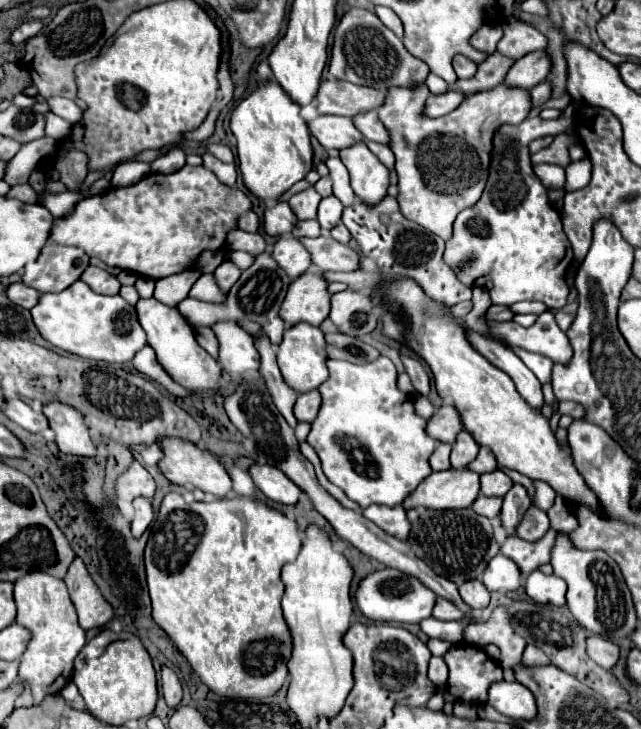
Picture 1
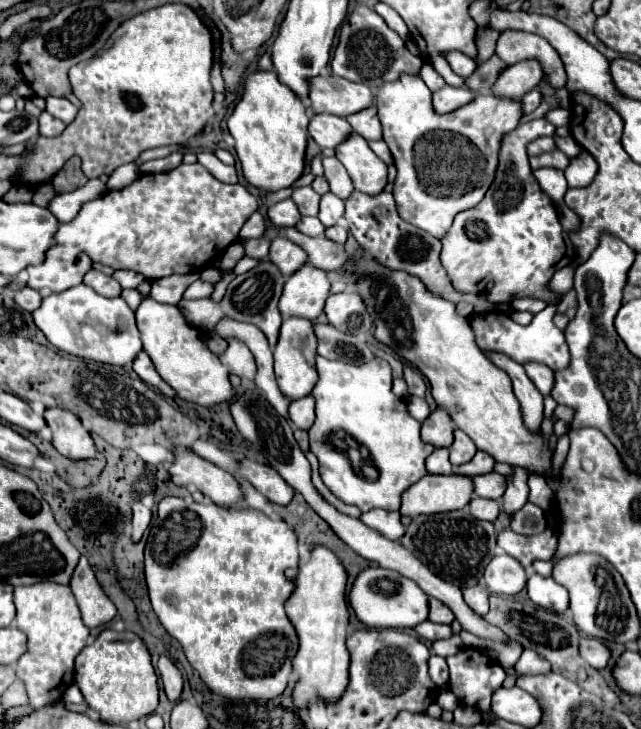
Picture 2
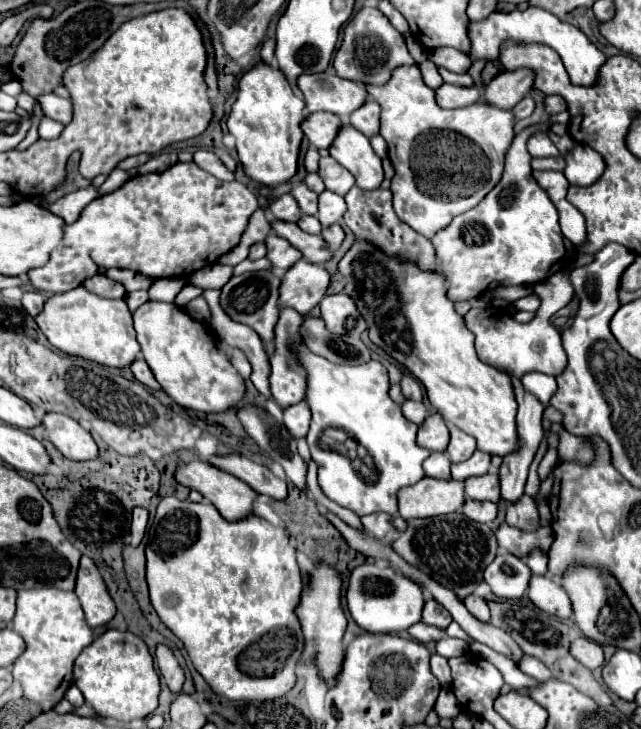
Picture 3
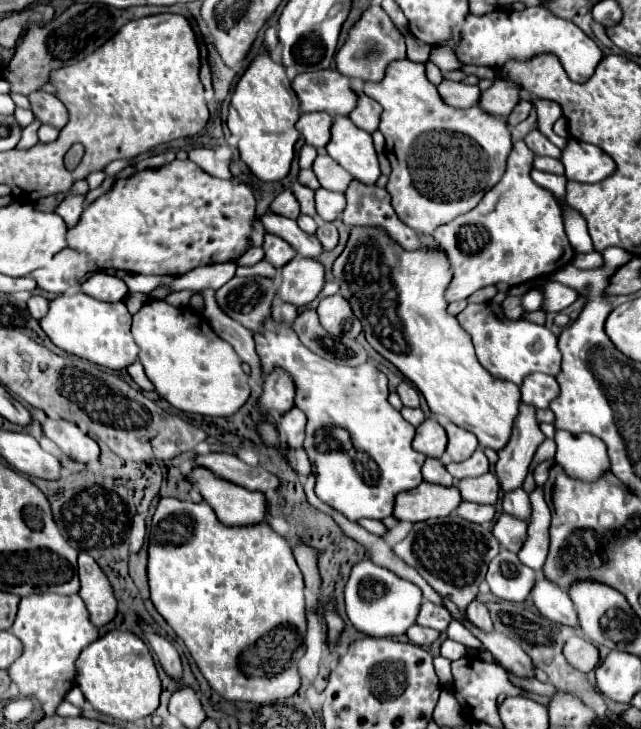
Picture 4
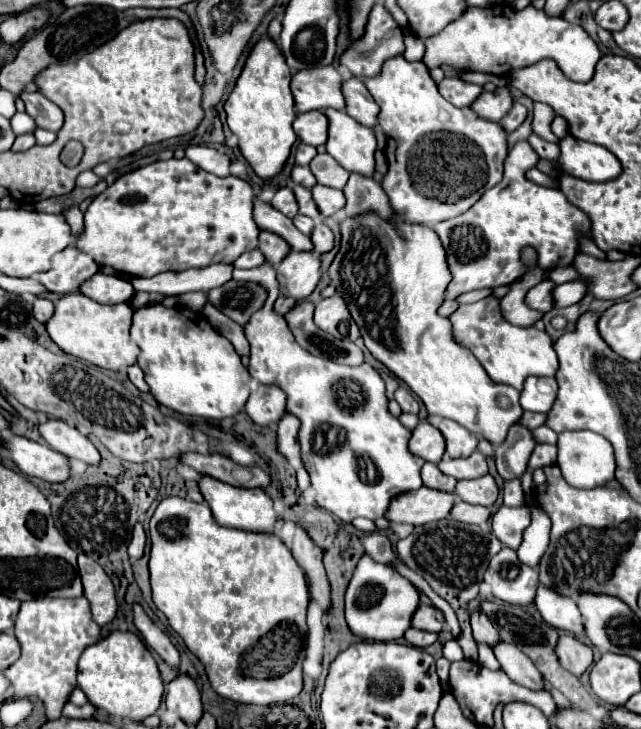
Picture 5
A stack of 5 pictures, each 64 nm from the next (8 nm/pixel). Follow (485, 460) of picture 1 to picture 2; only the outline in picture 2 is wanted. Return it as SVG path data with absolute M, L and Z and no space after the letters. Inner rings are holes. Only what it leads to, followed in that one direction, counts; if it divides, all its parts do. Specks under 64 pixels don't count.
M478 450L476 456L470 462L456 468L456 474L460 474L460 476L476 476L476 474L486 474L492 468L494 468L494 458L490 454L484 454L484 452Z

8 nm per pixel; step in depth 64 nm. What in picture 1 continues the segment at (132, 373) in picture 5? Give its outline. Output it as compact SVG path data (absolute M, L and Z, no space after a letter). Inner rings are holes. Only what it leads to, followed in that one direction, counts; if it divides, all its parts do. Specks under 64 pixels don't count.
M144 346L144 348L134 356L132 364L134 364L134 368L136 368L140 374L144 374L146 378L162 384L168 394L172 394L172 396L188 396L188 392L186 392L182 386L178 386L176 382L172 382L172 378L160 368L160 364L156 362L154 350L152 350L150 346Z

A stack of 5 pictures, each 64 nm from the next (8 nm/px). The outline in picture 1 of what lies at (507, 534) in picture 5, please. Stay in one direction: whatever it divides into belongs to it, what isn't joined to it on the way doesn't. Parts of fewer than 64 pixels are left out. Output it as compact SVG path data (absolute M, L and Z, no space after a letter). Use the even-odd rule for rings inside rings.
M550 528L544 534L544 538L540 538L540 542L524 542L522 538L512 534L512 536L506 536L500 550L502 550L502 554L506 554L510 560L514 560L518 564L518 568L522 570L524 576L528 576L538 566L550 562L552 542L556 542L556 534L558 532Z

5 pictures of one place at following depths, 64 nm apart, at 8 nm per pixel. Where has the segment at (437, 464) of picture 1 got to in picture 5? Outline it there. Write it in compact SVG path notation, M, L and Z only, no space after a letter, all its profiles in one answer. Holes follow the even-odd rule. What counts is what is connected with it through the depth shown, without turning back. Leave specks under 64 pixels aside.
M426 462L424 468L422 468L422 482L424 486L432 488L432 490L440 490L440 492L454 492L454 486L456 486L456 480L452 476L446 476L442 474L436 464L430 464Z

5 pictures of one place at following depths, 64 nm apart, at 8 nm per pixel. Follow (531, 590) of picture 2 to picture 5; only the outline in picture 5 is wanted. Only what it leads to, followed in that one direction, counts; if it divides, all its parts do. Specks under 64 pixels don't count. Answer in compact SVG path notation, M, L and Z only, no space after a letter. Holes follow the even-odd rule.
M540 586L534 602L538 612L550 626L572 632L576 636L584 636L584 618L574 600L558 596L554 590Z

